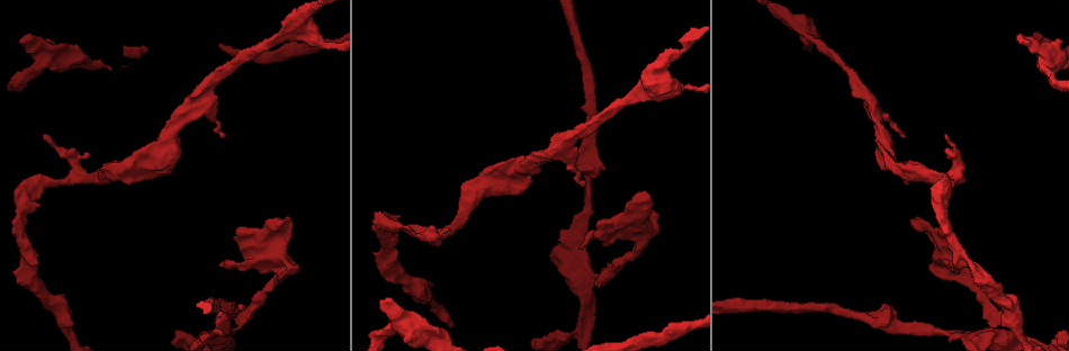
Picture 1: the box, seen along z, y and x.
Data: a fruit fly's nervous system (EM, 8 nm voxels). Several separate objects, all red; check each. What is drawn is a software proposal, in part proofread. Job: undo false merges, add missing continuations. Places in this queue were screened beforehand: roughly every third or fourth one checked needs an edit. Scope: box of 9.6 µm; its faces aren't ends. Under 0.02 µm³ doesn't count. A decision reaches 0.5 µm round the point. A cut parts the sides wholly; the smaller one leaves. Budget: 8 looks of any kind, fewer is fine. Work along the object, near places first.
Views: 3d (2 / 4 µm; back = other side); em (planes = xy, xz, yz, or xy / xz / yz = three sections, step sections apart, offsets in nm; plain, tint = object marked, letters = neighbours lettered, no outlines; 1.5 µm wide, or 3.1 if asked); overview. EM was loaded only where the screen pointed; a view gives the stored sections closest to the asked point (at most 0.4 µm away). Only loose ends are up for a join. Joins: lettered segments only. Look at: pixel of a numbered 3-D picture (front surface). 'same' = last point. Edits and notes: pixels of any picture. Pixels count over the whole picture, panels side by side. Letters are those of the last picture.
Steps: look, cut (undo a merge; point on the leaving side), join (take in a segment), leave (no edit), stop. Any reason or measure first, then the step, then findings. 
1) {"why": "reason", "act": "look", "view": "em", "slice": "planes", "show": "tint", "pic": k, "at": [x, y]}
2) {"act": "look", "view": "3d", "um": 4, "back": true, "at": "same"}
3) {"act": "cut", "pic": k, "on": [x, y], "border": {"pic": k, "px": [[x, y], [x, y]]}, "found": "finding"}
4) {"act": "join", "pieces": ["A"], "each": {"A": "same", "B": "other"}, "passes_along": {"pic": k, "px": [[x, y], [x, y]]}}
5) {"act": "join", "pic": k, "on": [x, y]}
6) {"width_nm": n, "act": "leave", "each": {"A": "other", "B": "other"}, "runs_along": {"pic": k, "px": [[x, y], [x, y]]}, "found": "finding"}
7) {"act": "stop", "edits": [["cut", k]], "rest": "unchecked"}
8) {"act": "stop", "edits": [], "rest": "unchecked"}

{"why": "free end", "act": "look", "view": "em", "slice": "yz", "step": 8, "show": "letters", "pic": 1, "at": [944, 136]}

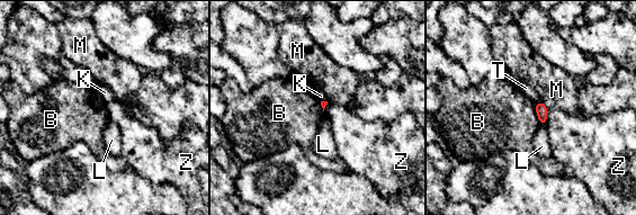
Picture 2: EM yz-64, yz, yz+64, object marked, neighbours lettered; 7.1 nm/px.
{"act": "leave", "each": {"B": "other", "K": "other", "L": "other", "M": "other", "T": "other", "Z": "other"}, "border": {"pic": 2, "px": [[534, 104], [539, 123]]}, "found": "none of them fits"}

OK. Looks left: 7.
{"why": "free end", "act": "look", "view": "em", "slice": "xy", "step": 8, "show": "letters", "pic": 1, "at": [906, 136]}

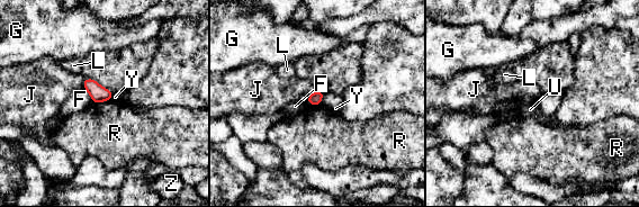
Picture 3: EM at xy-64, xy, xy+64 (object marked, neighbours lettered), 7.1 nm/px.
{"why": "another direction", "act": "look", "view": "em", "slice": "planes", "show": "letters", "at": "same"}

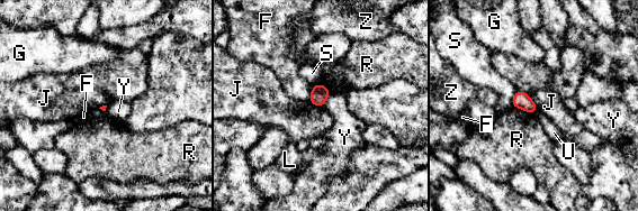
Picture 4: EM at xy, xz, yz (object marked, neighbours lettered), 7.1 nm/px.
{"longest_contact_nm": ["R", 160], "act": "leave", "each": {"F": "other", "G": "other", "J": "other", "L": "other", "R": "other", "S": "other", "U": "other", "Y": "other", "Z": "other"}, "found": "none of them fits"}

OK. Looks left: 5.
{"why": "branch stops here", "act": "look", "view": "em", "slice": "planes", "show": "letters", "pic": 1, "at": [1021, 37]}

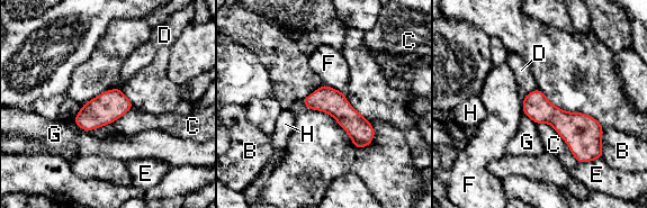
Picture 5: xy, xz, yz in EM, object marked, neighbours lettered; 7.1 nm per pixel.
{"act": "leave", "each": {"B": "other", "C": "other", "D": "other", "E": "other", "F": "other", "G": "other", "H": "other"}, "border": {"pic": 5, "px": [[536, 88], [523, 97]]}, "found": "none of them fits"}

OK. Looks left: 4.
{"act": "stop", "edits": [], "rest": "unchecked"}

